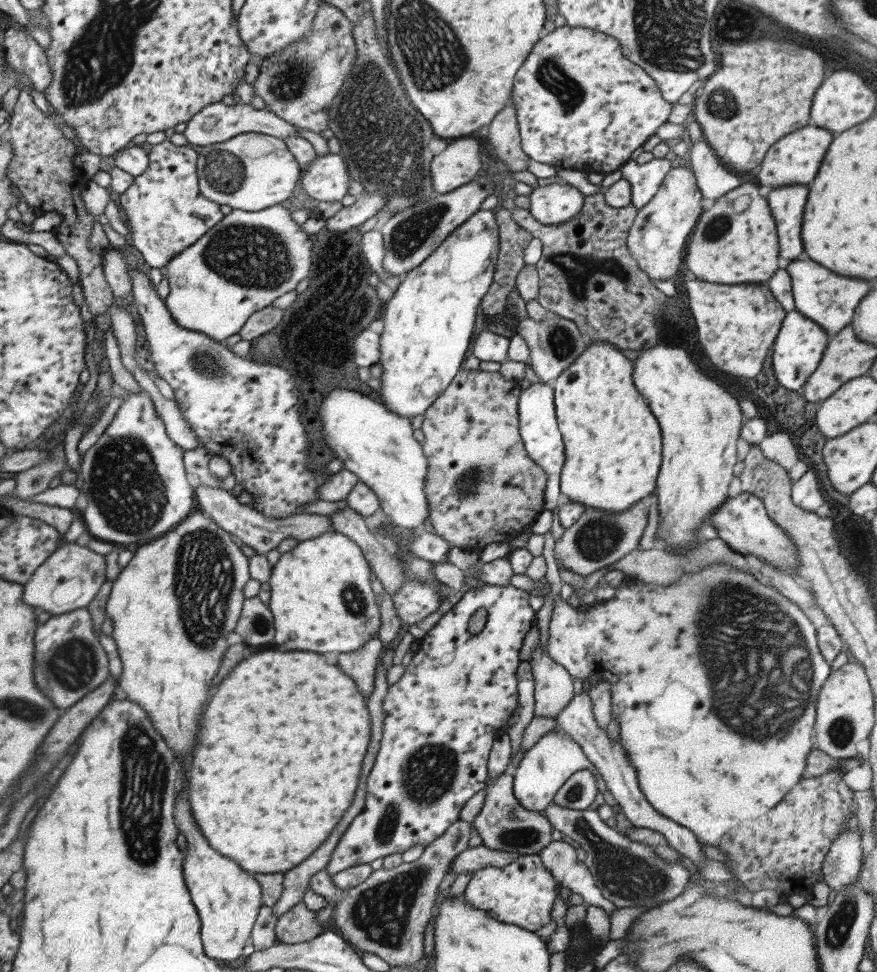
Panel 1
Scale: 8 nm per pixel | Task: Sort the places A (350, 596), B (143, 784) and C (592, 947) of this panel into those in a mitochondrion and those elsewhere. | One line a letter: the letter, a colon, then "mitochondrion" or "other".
A: mitochondrion
B: mitochondrion
C: other

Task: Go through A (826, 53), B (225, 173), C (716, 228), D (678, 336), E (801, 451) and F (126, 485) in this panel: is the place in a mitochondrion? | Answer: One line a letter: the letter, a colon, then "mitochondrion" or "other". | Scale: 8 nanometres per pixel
A: other
B: mitochondrion
C: mitochondrion
D: other
E: other
F: mitochondrion

